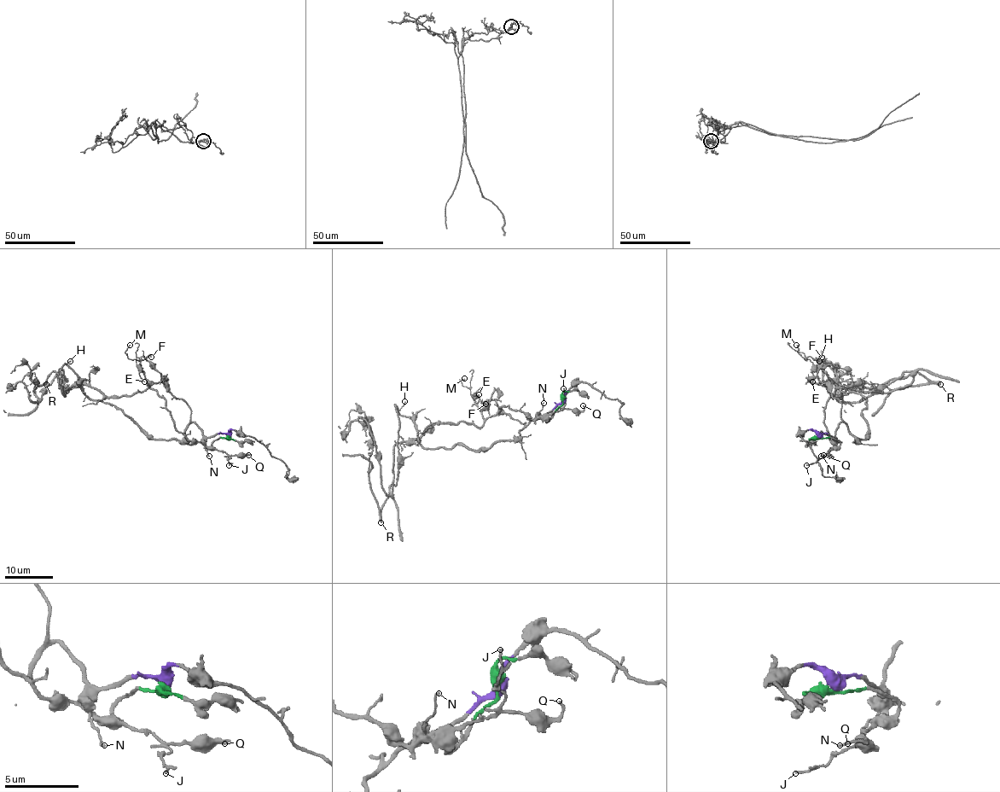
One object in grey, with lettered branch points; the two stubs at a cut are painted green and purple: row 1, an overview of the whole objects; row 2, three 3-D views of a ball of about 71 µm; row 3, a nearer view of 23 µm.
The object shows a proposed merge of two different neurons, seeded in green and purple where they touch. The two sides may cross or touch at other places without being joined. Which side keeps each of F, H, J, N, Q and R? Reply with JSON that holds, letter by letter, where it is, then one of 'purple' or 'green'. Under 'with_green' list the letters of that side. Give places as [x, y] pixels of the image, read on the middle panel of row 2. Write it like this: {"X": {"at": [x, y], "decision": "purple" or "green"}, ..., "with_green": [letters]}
{"F": {"at": [485, 404], "decision": "purple"}, "H": {"at": [404, 401], "decision": "purple"}, "J": {"at": [563, 388], "decision": "green"}, "N": {"at": [543, 403], "decision": "purple"}, "Q": {"at": [583, 405], "decision": "green"}, "R": {"at": [380, 522], "decision": "purple"}, "with_green": ["J", "Q"]}

